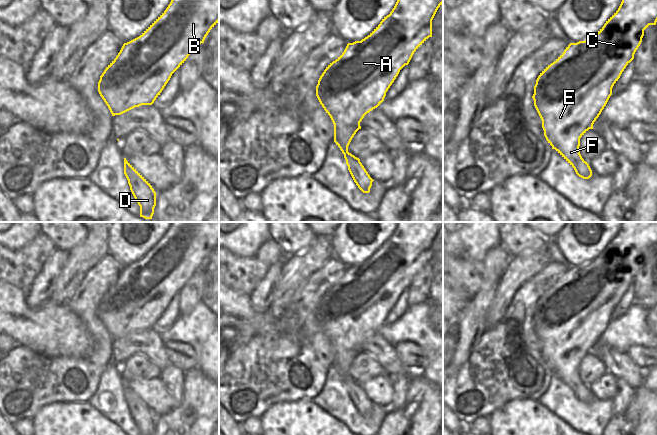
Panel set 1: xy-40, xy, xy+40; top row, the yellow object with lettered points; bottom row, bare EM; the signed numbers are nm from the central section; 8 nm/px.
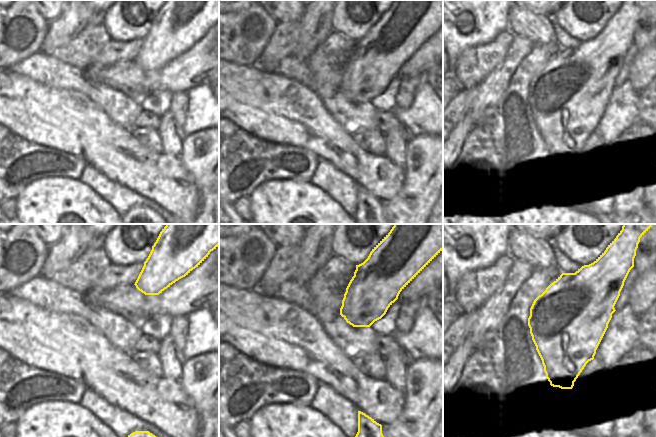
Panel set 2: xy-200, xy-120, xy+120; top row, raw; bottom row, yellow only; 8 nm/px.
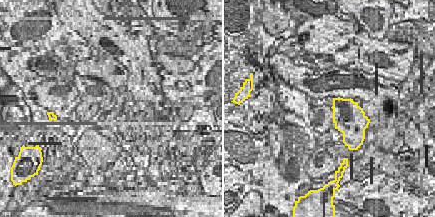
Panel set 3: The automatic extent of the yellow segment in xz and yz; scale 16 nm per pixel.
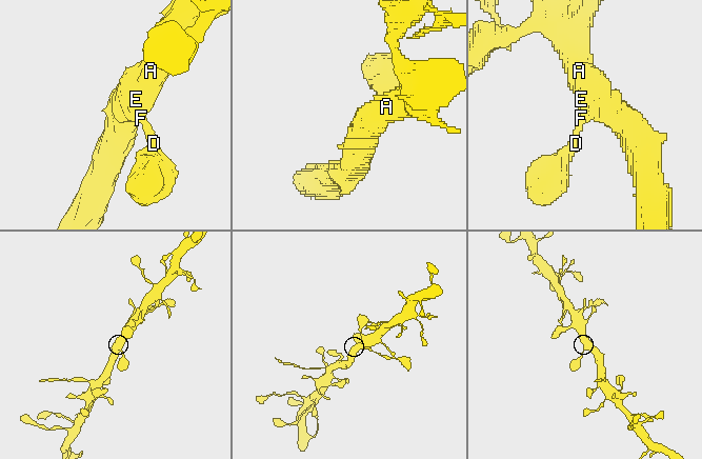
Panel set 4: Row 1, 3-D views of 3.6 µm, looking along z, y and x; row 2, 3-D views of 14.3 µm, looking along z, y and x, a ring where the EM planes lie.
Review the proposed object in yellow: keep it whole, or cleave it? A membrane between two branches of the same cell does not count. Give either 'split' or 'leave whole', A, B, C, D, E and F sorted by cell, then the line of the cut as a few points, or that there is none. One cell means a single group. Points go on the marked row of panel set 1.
leave whole | A B C D E F | no cut

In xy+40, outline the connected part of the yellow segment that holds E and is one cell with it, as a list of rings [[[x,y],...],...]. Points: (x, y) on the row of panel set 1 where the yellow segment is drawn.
[[[622,0],[618,10],[606,21],[604,26],[591,38],[570,43],[564,52],[538,76],[534,86],[534,106],[542,120],[544,136],[575,170],[576,174],[589,179],[592,170],[582,158],[579,150],[580,138],[589,130],[606,106],[612,88],[626,66],[634,59],[634,54],[642,42],[644,30],[657,22],[657,0]]]

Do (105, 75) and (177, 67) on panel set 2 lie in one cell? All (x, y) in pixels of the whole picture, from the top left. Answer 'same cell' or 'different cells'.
same cell

